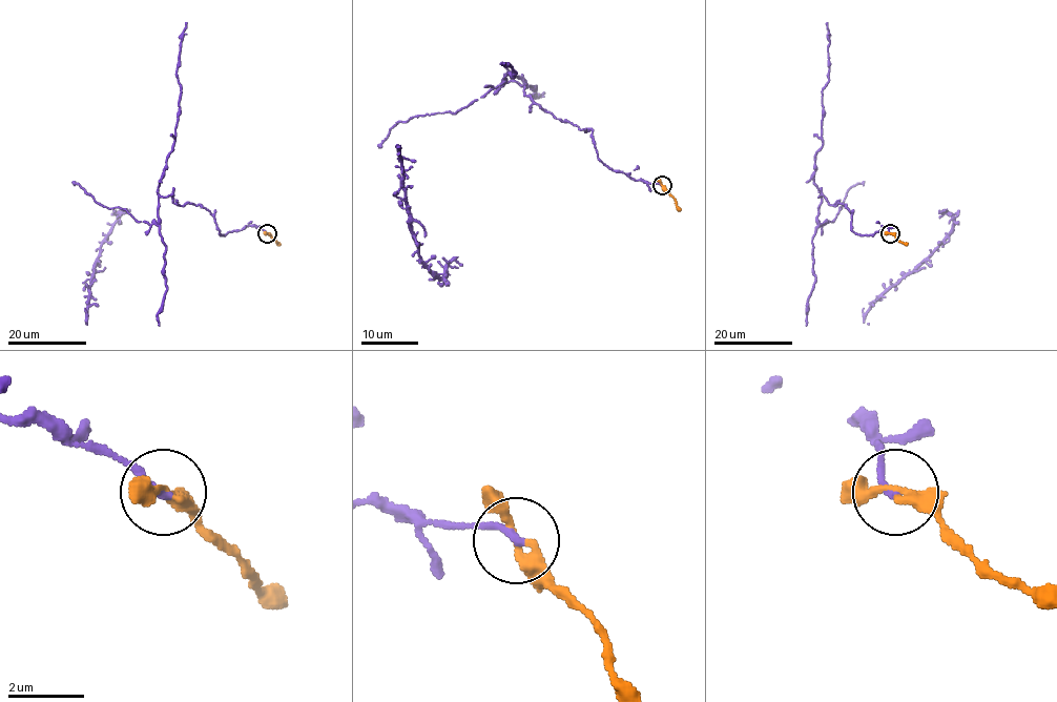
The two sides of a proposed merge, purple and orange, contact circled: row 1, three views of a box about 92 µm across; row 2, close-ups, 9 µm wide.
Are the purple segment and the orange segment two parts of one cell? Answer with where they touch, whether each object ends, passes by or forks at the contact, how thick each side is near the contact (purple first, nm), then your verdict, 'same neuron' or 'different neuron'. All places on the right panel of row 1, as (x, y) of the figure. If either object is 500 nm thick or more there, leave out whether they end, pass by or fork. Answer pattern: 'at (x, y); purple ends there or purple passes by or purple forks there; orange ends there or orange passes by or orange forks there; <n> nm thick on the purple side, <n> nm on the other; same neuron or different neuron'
at (890, 233); purple ends there; orange passes by; 220 nm thick on the purple side, 280 nm on the other; same neuron

